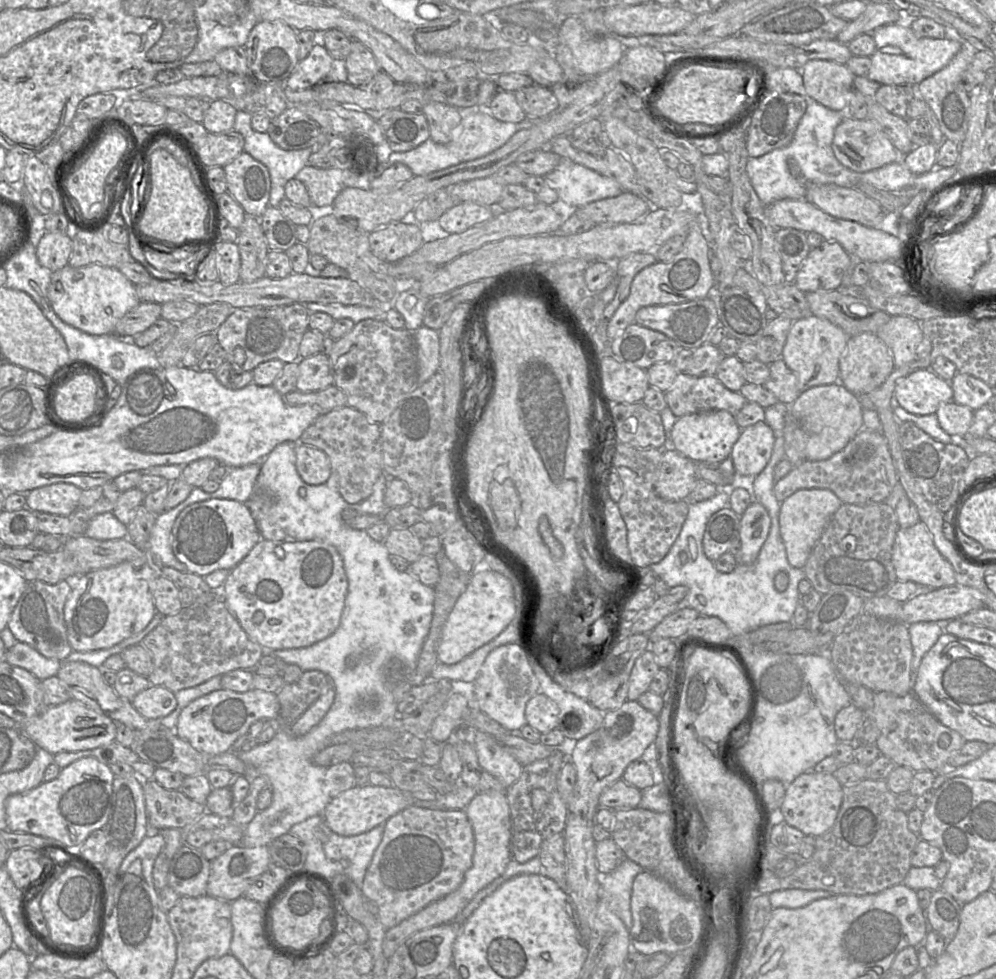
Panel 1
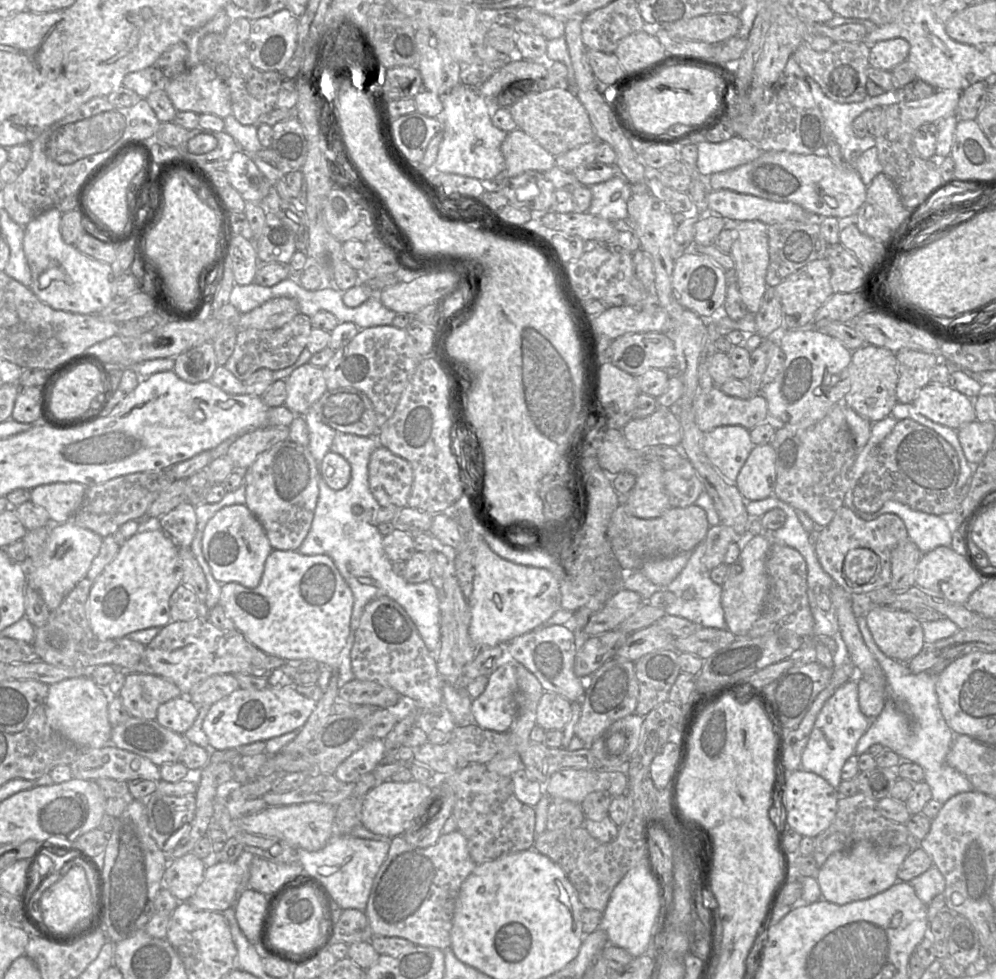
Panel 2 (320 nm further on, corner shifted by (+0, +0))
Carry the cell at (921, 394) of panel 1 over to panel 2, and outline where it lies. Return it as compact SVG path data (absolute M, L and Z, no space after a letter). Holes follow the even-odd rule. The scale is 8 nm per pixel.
M927 384L919 390L912 403L923 416L953 429L976 420L974 399L948 384Z

